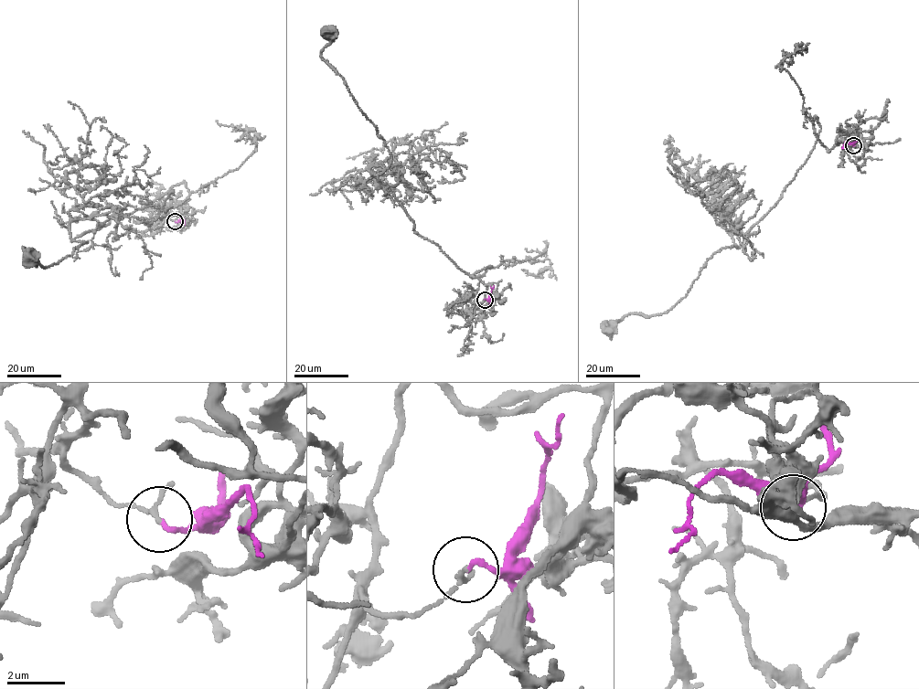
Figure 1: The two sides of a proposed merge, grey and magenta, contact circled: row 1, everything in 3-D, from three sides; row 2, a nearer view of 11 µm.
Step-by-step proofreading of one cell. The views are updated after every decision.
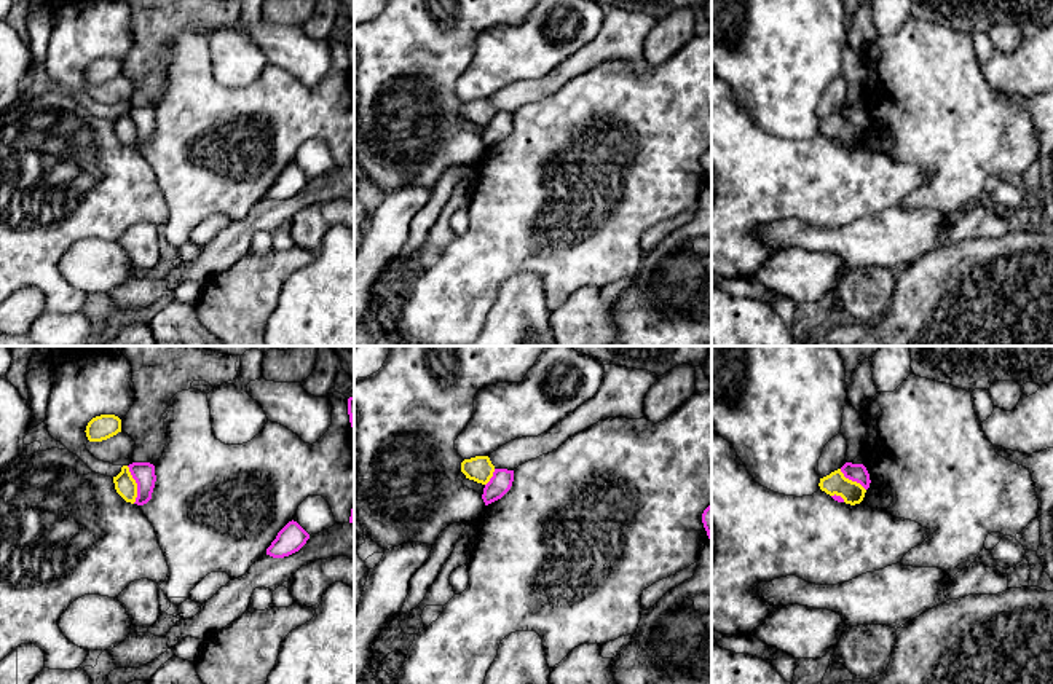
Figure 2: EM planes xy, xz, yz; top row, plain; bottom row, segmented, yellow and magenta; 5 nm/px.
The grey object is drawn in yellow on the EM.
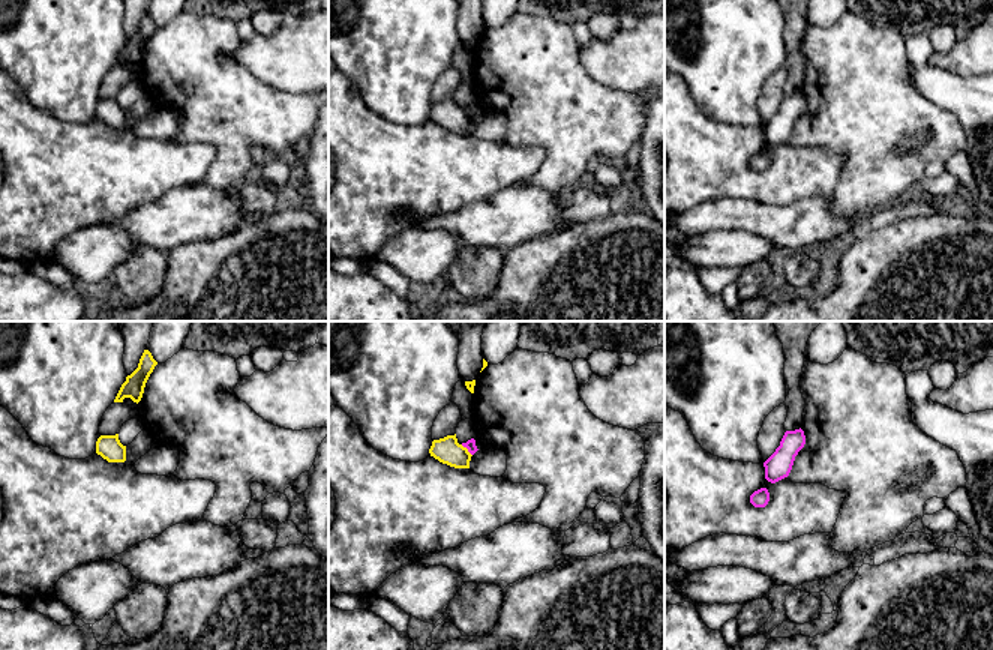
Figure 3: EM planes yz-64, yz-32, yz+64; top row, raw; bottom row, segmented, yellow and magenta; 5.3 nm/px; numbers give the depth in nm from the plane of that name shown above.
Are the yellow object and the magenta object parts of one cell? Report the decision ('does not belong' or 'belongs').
does not belong

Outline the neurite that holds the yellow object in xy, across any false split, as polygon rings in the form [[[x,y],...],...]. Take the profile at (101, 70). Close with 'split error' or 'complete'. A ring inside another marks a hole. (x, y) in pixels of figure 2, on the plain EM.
[[[115,57],[96,59],[88,65],[85,75],[89,85],[107,83],[121,75],[121,62]]] | complete

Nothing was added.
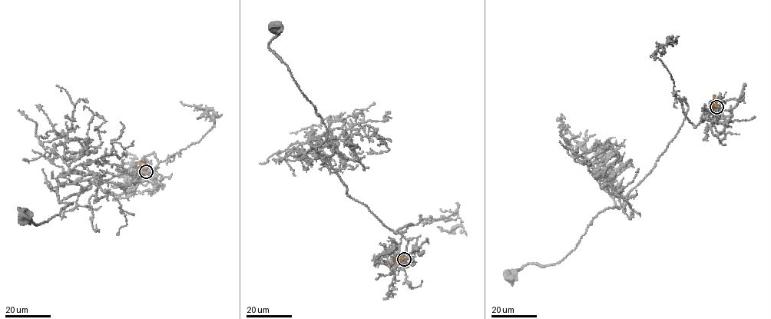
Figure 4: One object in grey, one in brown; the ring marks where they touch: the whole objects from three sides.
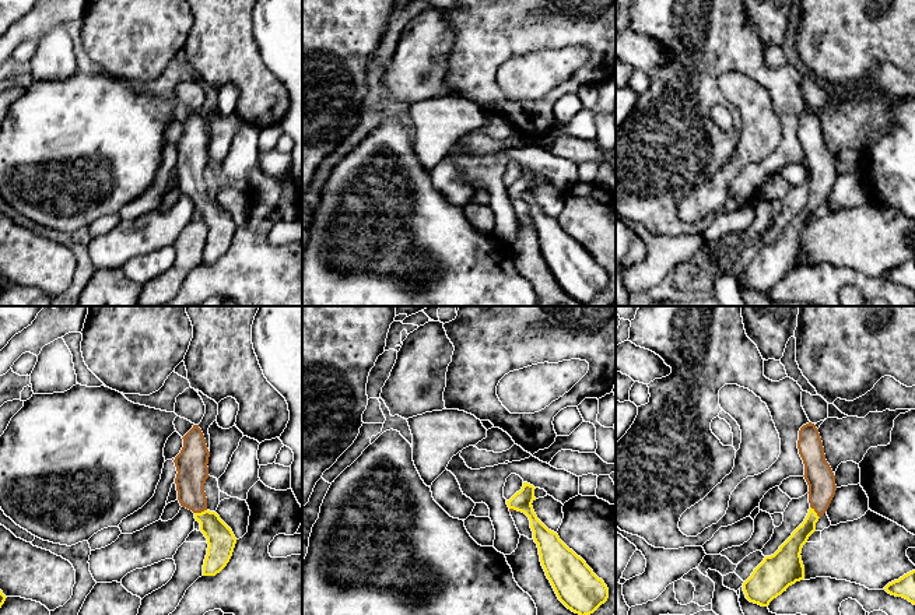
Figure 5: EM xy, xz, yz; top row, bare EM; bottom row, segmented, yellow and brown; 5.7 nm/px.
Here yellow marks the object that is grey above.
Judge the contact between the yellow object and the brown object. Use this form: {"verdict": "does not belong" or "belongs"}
{"verdict": "belongs"}

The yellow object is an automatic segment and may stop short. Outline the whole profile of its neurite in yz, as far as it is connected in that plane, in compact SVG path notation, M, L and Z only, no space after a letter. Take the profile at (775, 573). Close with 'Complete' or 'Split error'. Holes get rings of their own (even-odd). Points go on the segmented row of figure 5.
M809 422L800 428L797 449L804 464L803 477L809 485L810 509L804 521L779 549L765 556L743 583L746 598L761 607L768 607L789 586L804 579L802 548L816 531L816 523L827 512L837 491L835 475L825 460L823 442L814 424Z. Split error

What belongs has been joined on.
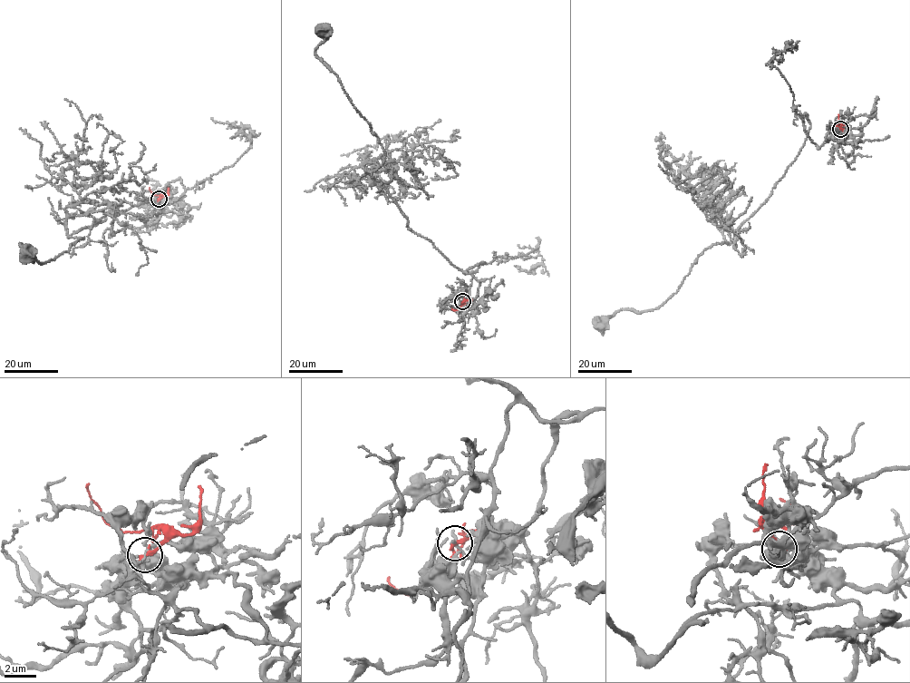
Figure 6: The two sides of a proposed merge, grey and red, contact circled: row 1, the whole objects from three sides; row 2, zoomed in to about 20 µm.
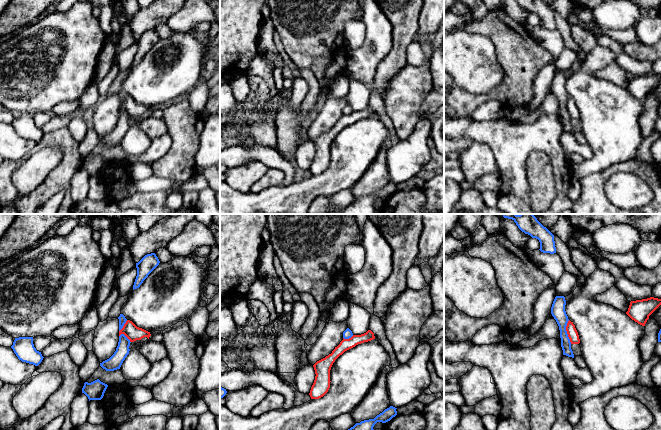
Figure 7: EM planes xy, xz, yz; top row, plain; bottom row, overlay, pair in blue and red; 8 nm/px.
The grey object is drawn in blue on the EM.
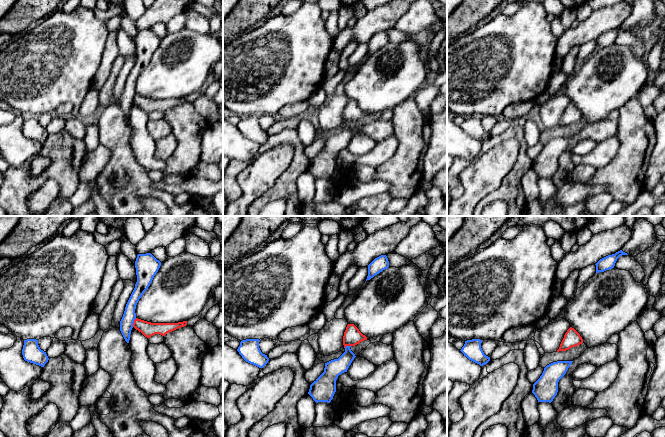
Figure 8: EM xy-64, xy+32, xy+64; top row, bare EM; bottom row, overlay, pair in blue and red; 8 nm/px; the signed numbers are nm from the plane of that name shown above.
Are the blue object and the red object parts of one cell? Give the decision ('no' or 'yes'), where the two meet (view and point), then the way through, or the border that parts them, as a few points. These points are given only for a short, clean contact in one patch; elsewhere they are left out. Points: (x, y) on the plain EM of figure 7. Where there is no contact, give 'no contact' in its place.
no | yz (566, 108) | along yz (568, 96), (566, 109), (571, 119)

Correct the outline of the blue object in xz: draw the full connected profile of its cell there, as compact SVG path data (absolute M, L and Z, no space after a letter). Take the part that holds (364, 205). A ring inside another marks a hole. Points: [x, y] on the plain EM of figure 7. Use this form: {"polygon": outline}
{"polygon": "M390 182L382 189L377 191L374 195L364 196L356 199L353 203L339 212L332 212L329 214L373 214L375 212L374 201L377 198L386 199L397 191L397 184Z"}

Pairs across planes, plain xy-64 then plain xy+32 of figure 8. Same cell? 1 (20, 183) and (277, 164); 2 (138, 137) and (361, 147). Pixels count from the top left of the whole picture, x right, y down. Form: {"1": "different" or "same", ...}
{"1": "different", "2": "same"}

